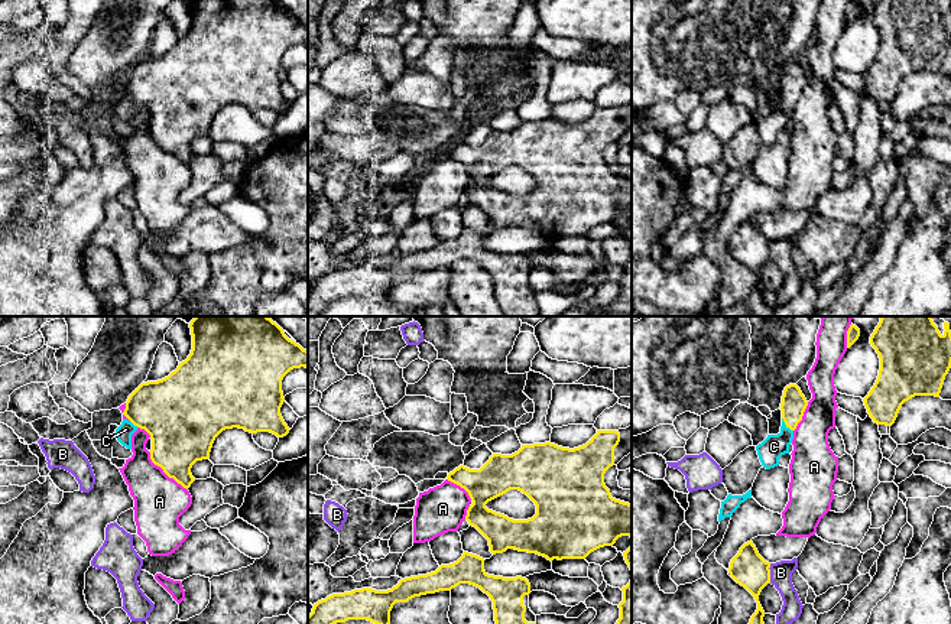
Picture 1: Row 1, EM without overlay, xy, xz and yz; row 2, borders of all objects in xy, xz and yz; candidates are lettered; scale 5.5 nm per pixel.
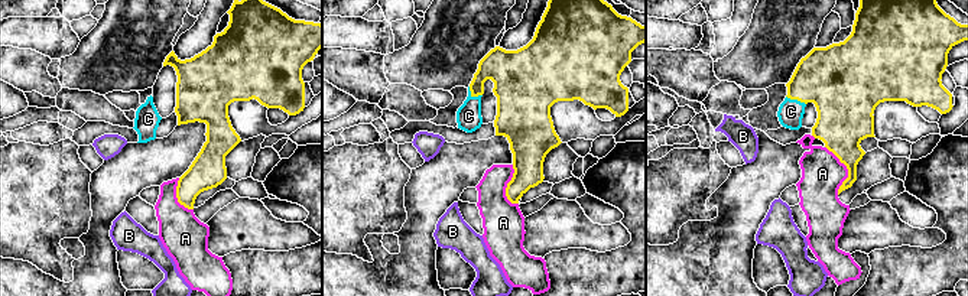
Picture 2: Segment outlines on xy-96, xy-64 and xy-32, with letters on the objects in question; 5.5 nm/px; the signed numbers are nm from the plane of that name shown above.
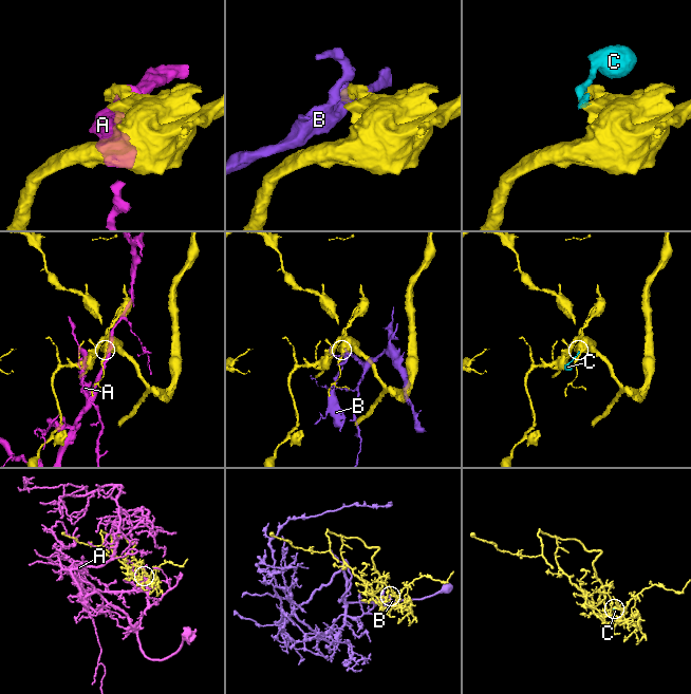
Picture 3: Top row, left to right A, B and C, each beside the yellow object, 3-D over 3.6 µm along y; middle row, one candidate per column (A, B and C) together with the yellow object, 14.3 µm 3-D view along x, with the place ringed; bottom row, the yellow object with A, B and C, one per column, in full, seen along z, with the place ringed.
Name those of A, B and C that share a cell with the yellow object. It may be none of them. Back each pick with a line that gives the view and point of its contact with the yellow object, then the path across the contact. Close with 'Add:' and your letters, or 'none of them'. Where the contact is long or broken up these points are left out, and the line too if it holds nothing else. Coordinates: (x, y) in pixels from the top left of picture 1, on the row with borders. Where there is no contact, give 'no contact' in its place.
C: yz (786, 425) | across yz (794, 403), (792, 415), (786, 425), (786, 434), (773, 447)
Add: C

